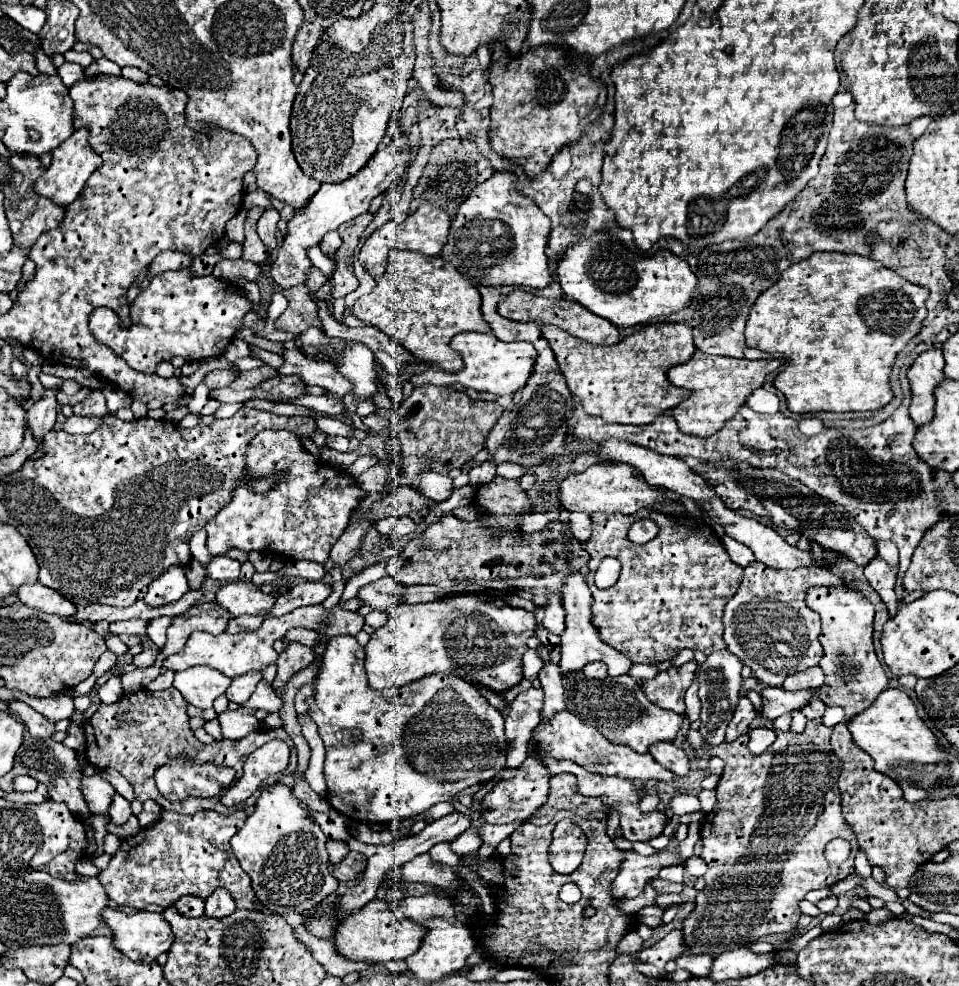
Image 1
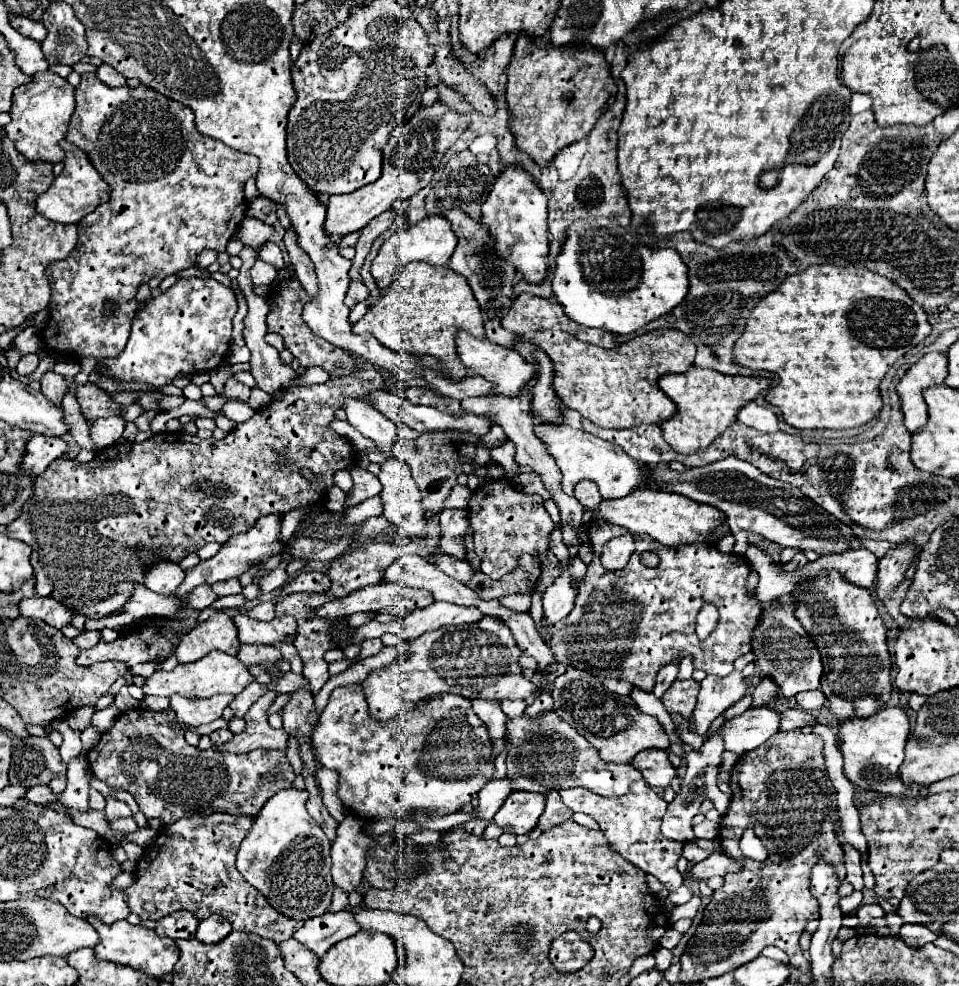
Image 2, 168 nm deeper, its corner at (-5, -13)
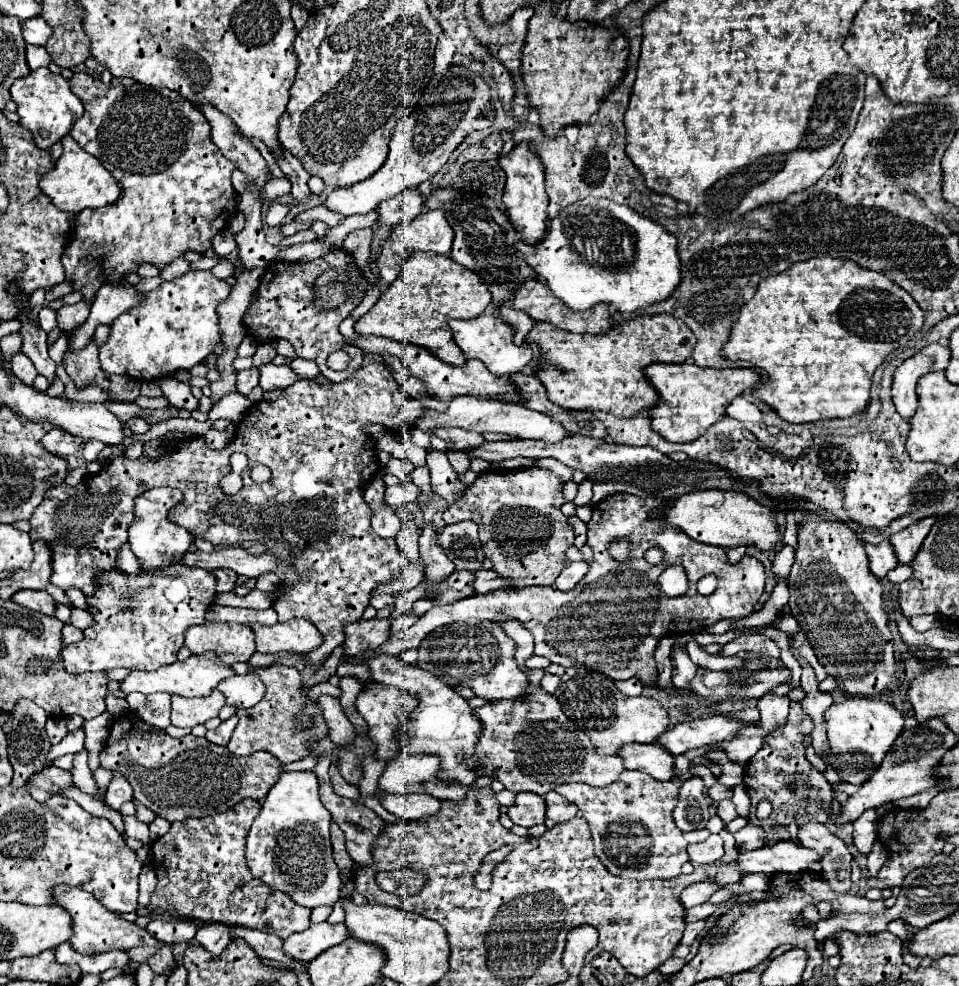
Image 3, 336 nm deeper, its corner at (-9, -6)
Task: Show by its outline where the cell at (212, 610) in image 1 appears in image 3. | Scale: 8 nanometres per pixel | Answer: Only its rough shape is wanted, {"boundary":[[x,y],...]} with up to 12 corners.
{"boundary":[[205,622],[185,632],[193,654],[215,652],[225,664],[255,652],[249,626]]}

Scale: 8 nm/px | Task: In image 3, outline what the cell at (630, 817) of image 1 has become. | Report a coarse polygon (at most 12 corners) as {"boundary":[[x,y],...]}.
{"boundary":[[623,770],[555,792],[613,876],[669,880],[689,860],[679,784]]}

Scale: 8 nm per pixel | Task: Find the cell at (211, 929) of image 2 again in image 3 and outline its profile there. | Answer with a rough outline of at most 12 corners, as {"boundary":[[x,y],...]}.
{"boundary":[[227,924],[201,926],[195,938],[219,956],[229,944]]}

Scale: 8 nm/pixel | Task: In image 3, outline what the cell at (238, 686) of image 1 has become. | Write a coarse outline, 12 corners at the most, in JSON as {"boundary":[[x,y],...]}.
{"boundary":[[257,674],[225,678],[217,690],[235,708],[265,696]]}

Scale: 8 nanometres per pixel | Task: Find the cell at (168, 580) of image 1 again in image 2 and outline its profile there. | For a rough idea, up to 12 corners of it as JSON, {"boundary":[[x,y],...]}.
{"boundary":[[155,565],[145,573],[145,587],[175,595],[185,579],[179,565]]}

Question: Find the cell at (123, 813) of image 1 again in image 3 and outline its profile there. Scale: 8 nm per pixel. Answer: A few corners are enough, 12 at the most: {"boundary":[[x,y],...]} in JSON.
{"boundary":[[113,772],[105,802],[119,810],[133,800],[131,786],[121,772]]}

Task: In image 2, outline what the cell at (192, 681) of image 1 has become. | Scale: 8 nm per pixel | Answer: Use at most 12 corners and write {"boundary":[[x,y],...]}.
{"boundary":[[235,695],[209,699],[171,697],[177,721],[189,727],[211,723]]}

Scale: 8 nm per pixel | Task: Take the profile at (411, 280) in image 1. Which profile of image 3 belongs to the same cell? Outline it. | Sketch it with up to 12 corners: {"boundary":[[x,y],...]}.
{"boundary":[[415,252],[361,336],[415,344],[451,366],[447,322],[477,318],[491,294],[449,256]]}

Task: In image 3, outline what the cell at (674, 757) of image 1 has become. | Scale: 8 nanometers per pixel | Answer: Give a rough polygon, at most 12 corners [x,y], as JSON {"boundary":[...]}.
{"boundary":[[657,744],[617,750],[627,770],[671,780],[673,756]]}

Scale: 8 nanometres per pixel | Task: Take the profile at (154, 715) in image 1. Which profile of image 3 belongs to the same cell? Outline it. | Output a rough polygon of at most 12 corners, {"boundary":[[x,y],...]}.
{"boundary":[[133,712],[101,766],[169,822],[263,800],[283,772]]}

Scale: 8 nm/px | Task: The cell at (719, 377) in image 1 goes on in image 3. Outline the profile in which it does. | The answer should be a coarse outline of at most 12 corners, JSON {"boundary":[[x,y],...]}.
{"boundary":[[651,364],[651,428],[693,442],[725,416],[751,368]]}

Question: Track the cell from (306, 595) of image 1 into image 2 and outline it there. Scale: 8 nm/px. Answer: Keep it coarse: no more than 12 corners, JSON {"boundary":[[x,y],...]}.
{"boundary":[[379,583],[327,601],[315,617],[337,619],[357,611],[433,603],[425,589]]}

